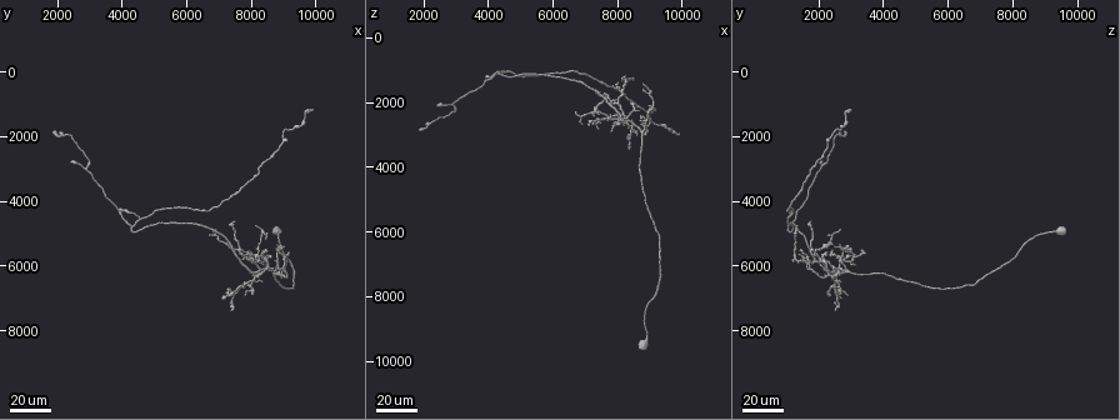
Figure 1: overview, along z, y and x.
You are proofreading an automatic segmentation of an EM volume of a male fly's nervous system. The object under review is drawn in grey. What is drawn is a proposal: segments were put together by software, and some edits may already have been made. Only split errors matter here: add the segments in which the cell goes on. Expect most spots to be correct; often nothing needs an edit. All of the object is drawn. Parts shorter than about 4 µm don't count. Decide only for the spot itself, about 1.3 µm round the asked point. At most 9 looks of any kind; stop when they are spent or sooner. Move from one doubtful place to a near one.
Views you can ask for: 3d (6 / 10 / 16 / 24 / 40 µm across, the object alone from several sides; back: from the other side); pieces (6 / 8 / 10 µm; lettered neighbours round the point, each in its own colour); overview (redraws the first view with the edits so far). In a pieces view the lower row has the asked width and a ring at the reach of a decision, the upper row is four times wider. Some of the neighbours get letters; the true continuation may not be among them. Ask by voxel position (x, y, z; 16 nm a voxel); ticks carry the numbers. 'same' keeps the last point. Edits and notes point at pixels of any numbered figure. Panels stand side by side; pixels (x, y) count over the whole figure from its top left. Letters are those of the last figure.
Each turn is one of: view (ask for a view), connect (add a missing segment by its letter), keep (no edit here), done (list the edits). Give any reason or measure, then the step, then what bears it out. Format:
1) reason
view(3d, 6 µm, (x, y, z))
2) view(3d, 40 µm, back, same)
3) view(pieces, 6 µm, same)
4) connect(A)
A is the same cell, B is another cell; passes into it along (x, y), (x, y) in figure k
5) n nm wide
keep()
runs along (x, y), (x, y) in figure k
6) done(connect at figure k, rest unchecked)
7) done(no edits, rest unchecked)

tapers out
view(3d, 24 µm, (8300, 5900, 1200))

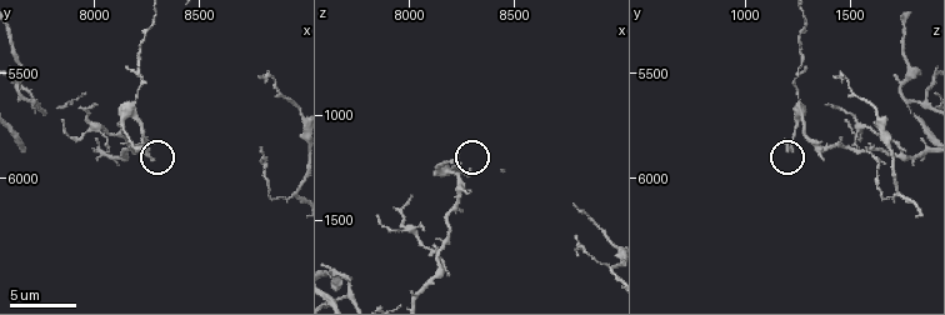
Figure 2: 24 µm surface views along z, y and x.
view(pieces, 6 µm, (8220, 5820, 1190))

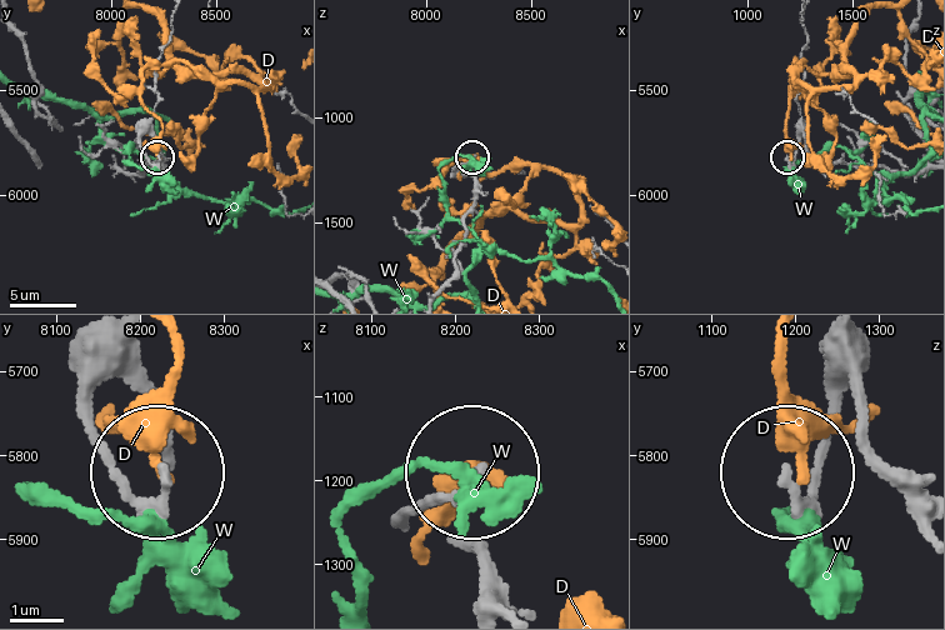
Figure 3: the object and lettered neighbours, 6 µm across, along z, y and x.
keep()
D and W are other cells; runs along (923, 496), (874, 446), (856, 384), (806, 496), (789, 478) in figure 3; no lettered segment goes on from it

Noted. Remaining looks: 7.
branch stops here
view(pieces, 8 µm, (7850, 5740, 1490))

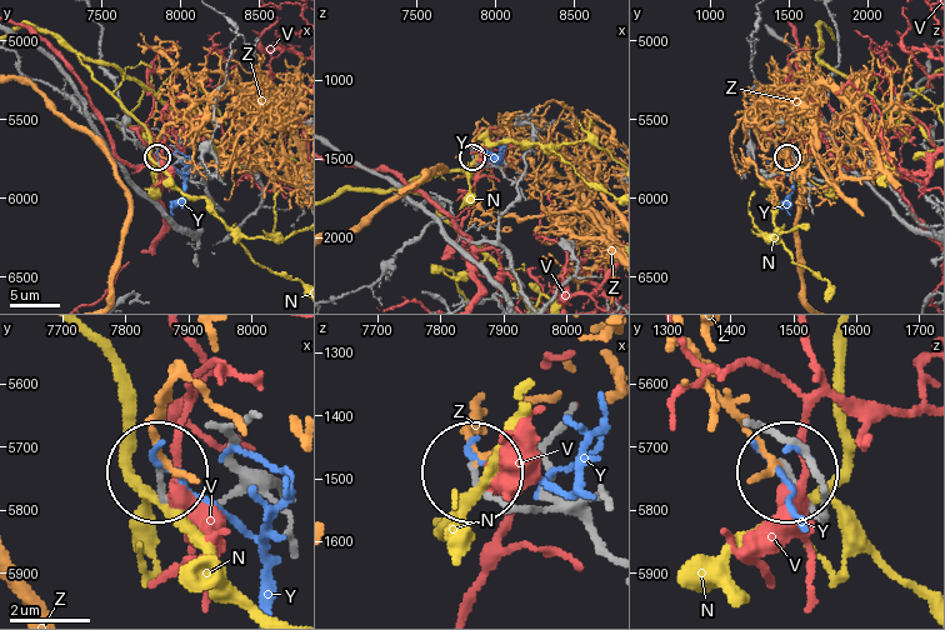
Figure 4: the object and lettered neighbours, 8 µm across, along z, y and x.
keep()
N, V, Y and Z are other cells; none of them fits

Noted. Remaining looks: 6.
branch stops here
view(3d, 24 µm, (8500, 5800, 2000))

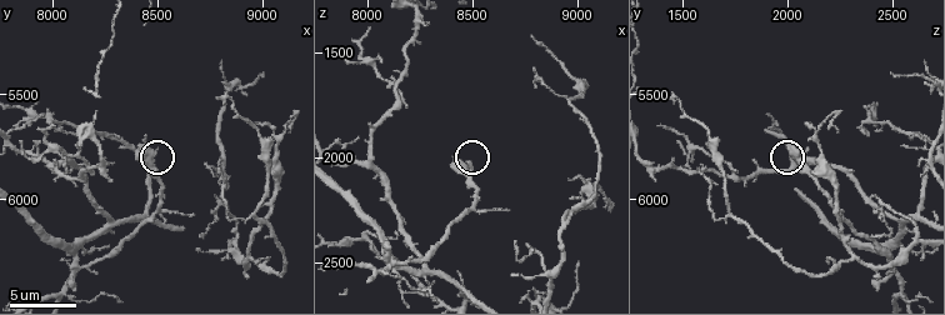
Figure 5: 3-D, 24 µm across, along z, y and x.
view(pieces, 6 µm, (8420, 5760, 2010))

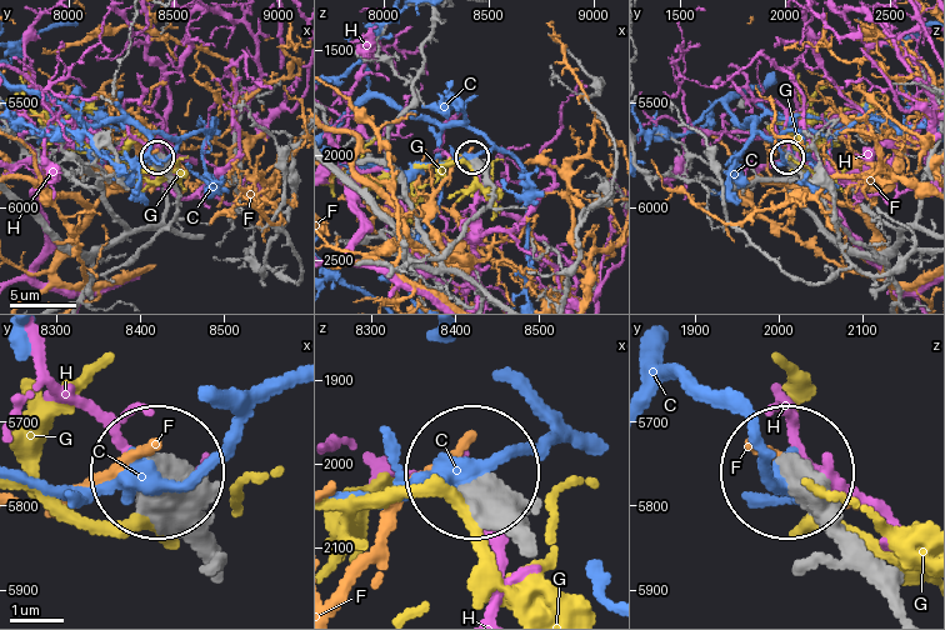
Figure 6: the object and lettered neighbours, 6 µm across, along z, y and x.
keep()
C, F, G and H are other cells; runs along (529, 538), (475, 475) in figure 6; none of them fits

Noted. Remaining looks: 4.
free end
view(pieces, 6 µm, (9140, 5590, 2250))

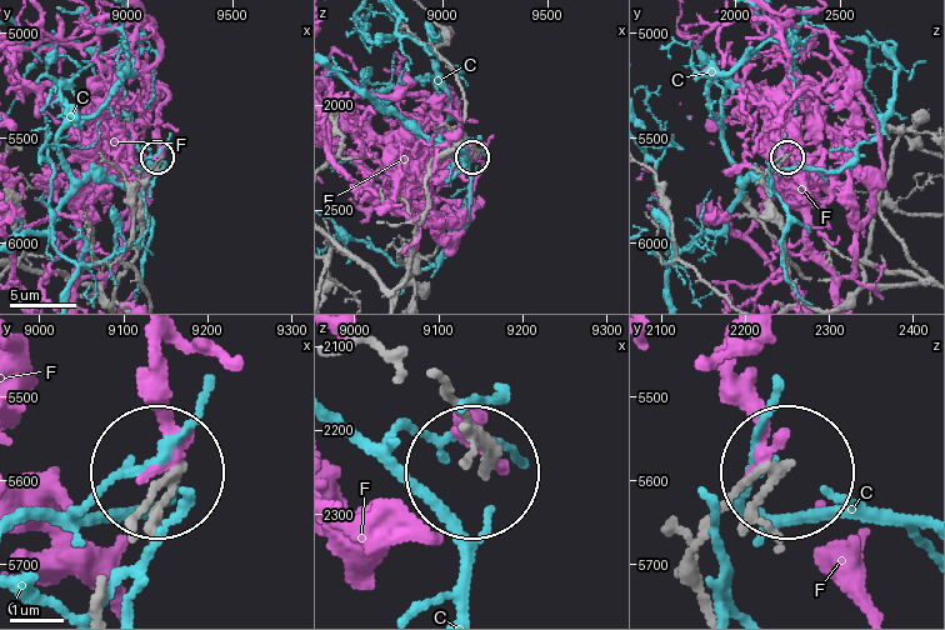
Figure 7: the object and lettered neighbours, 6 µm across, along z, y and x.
keep()
C and F are other cells; runs along (709, 600), (700, 546), (781, 470) in figure 7; none of them fits

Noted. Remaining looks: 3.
done(no edits, rest unchecked)

